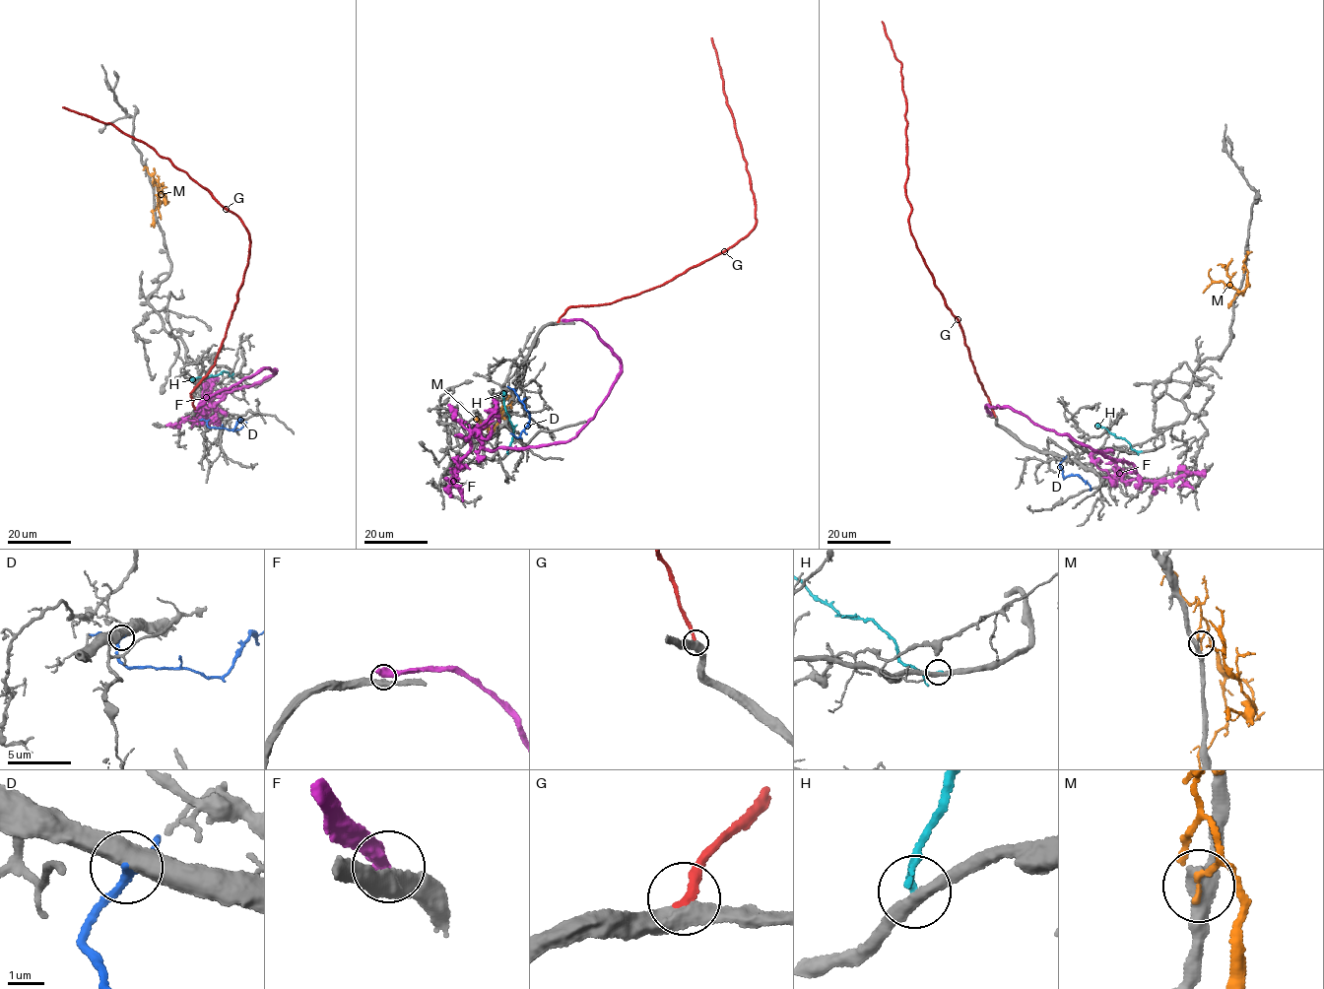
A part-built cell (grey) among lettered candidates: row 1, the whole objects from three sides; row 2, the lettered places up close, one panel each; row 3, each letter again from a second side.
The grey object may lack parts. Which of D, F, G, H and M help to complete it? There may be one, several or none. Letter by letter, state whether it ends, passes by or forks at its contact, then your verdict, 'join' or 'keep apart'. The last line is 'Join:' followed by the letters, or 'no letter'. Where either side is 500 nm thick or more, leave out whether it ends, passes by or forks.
D: keep apart
F: keep apart
G: it ends | join
H: it ends | keep apart
M: it ends | keep apart
Join: G

